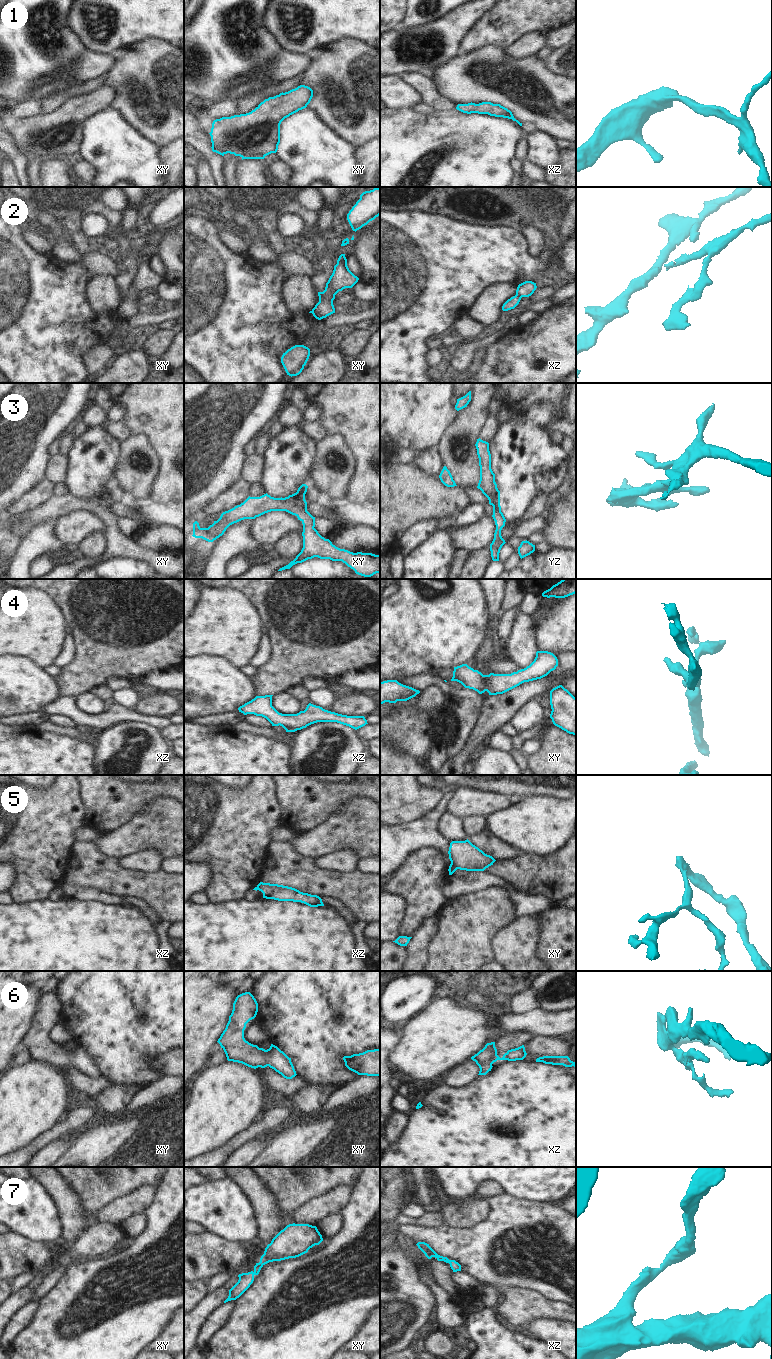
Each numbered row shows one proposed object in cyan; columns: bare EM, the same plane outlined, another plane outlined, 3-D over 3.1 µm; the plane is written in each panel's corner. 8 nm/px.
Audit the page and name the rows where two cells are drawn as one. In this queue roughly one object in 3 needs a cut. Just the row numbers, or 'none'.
2, 5.

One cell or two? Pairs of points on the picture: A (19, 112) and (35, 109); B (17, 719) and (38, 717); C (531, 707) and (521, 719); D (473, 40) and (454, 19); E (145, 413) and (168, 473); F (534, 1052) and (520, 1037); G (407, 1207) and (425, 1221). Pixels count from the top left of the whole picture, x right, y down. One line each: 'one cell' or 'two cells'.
A: one cell
B: one cell
C: one cell
D: two cells
E: one cell
F: two cells
G: two cells

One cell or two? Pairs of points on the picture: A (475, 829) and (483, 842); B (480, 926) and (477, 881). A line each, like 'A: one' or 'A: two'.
A: two
B: two

